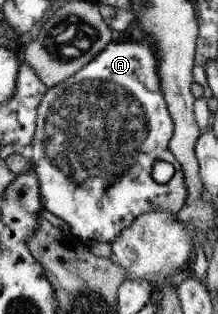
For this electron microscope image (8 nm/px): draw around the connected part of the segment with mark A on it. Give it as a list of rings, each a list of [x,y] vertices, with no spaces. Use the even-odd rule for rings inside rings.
[[[145,36],[145,39],[137,40],[136,42],[130,40],[123,42],[112,41],[95,56],[95,59],[91,60],[70,79],[55,85],[55,87],[48,88],[37,111],[38,115],[35,123],[37,127],[35,127],[35,133],[33,133],[33,141],[30,143],[31,149],[33,149],[30,161],[35,166],[35,172],[37,172],[43,207],[53,213],[53,215],[63,219],[69,225],[69,231],[81,238],[86,245],[98,241],[112,242],[126,227],[129,227],[132,221],[135,221],[143,213],[161,209],[161,211],[171,211],[171,213],[176,214],[185,207],[185,203],[187,203],[187,186],[185,186],[181,164],[175,159],[170,150],[169,141],[174,132],[174,123],[167,109],[163,90],[161,90],[159,60],[157,60],[157,52],[155,52],[153,40],[146,39]],[[156,161],[167,161],[175,168],[175,172],[168,182],[160,184],[153,179],[152,169]]]

